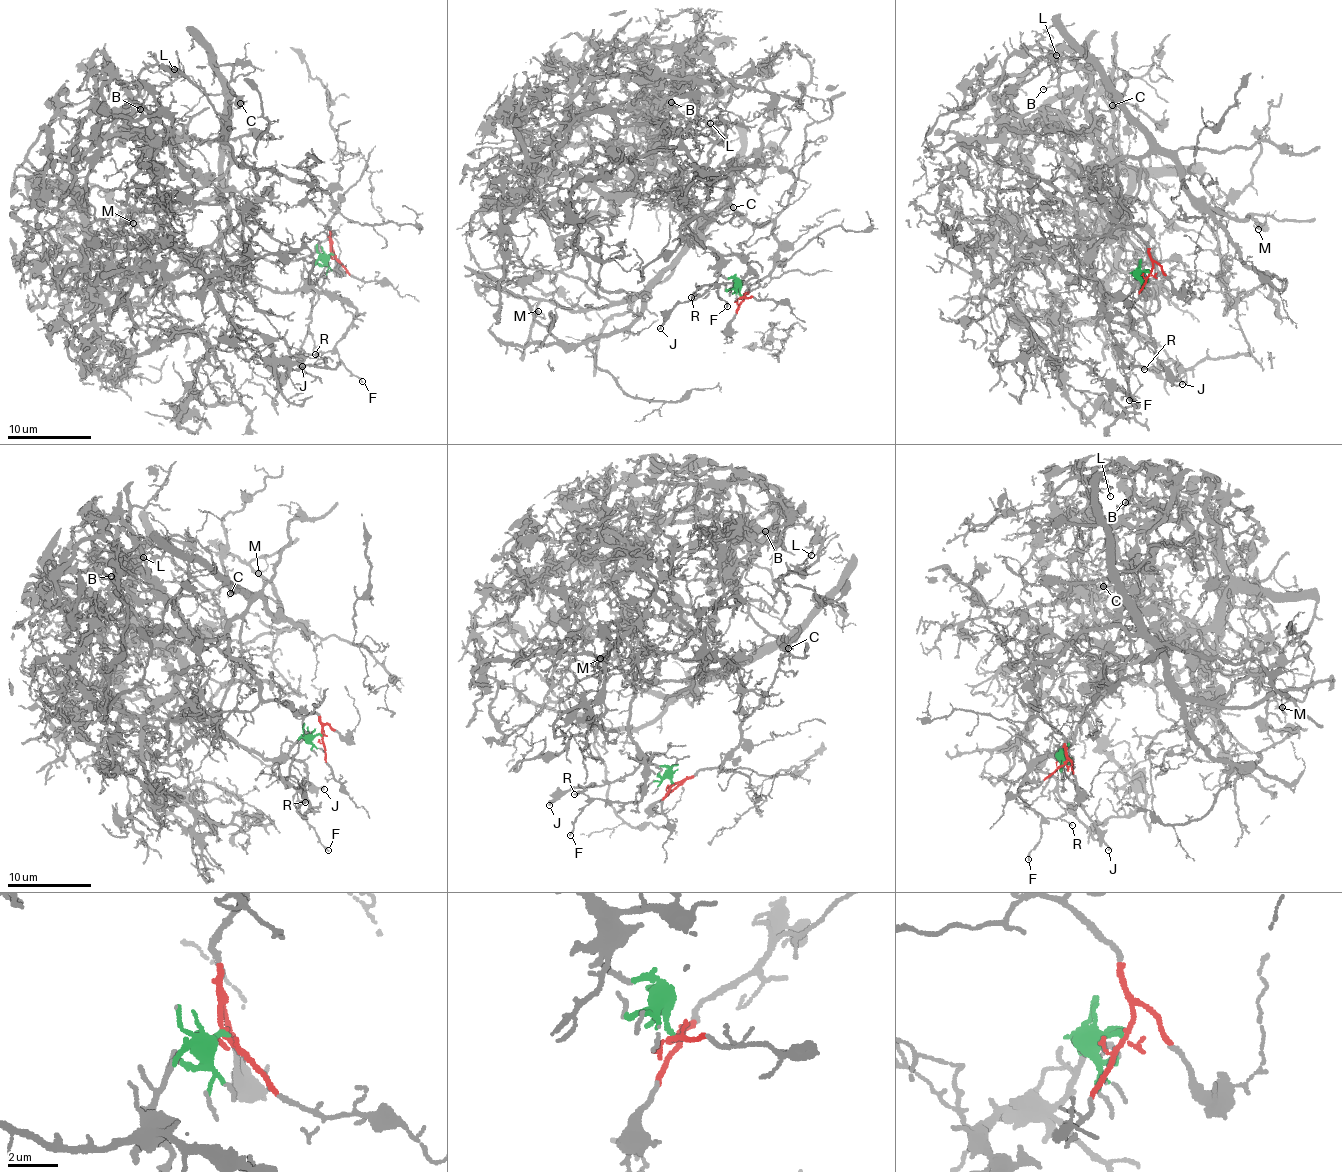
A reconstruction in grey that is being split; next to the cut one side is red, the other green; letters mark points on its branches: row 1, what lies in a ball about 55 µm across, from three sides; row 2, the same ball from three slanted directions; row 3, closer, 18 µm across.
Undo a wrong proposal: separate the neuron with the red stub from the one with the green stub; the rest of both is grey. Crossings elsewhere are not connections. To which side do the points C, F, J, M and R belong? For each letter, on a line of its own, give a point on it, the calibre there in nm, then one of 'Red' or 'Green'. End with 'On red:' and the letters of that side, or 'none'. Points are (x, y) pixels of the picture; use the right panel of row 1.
C: Place: (1112, 105). Thickness 110 nm. Red
F: Place: (1129, 400). Thickness 160 nm. Green
J: Place: (1182, 384). Thickness 160 nm. Green
M: Place: (1258, 229). Thickness 120 nm. Red
R: Place: (1144, 369). Thickness 130 nm. Green
On red: C, M

